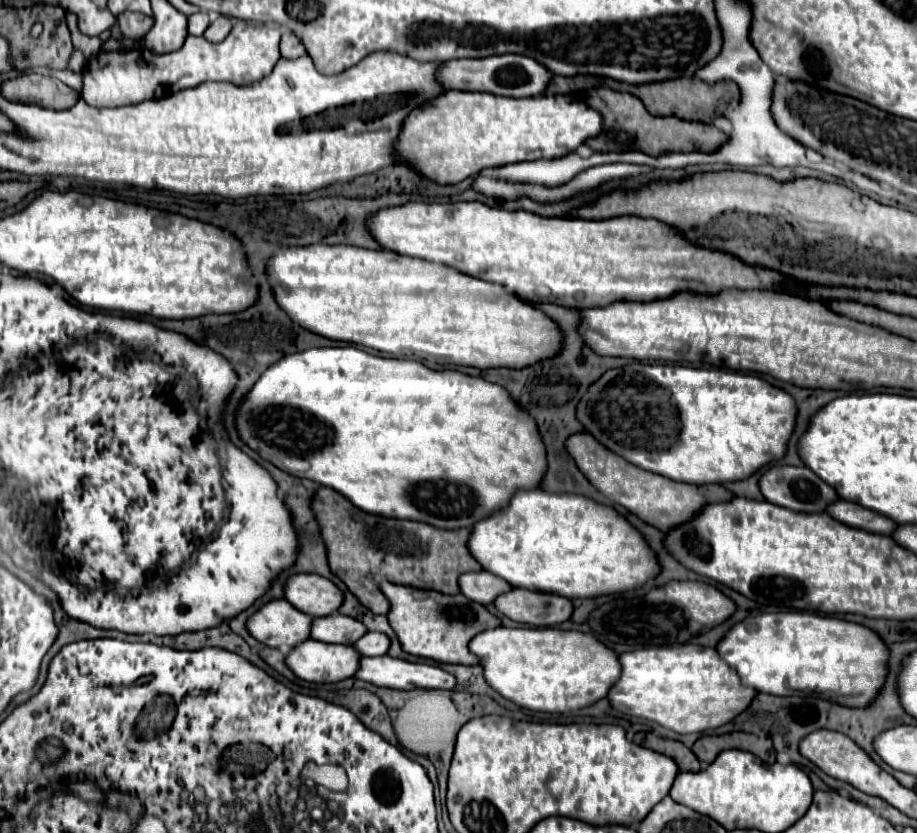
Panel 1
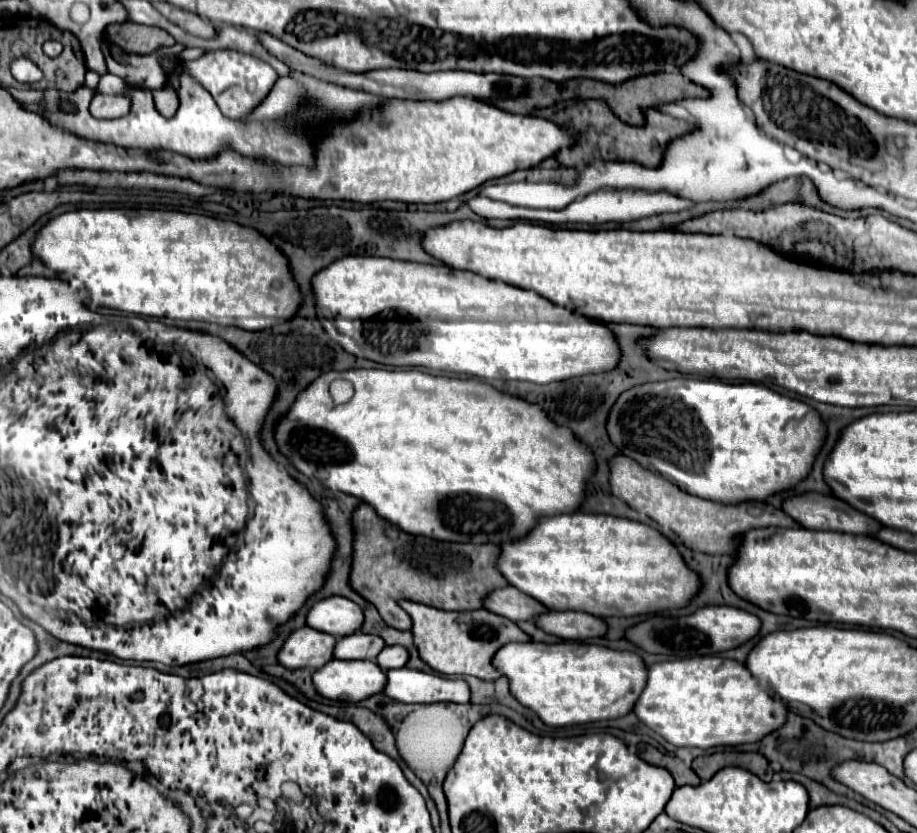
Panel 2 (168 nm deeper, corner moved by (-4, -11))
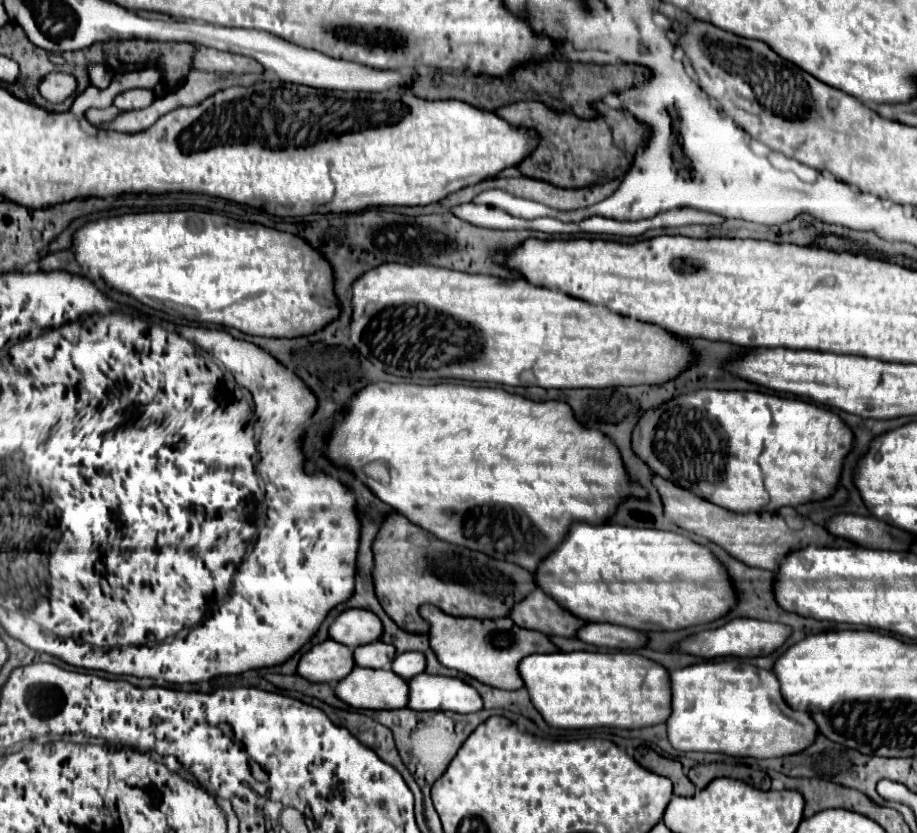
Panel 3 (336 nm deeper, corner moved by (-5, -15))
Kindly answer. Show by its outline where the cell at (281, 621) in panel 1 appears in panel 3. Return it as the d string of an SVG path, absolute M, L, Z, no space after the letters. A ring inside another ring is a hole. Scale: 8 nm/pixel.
M324 640L314 644L308 652L300 656L296 674L310 682L334 684L336 680L344 678L352 668L354 668L352 648L336 640Z

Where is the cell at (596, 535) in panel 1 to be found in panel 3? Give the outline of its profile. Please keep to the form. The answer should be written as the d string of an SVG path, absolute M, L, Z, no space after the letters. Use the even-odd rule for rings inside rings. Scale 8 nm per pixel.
M574 522L558 548L540 560L534 570L534 582L564 610L568 608L570 614L584 622L610 622L642 632L680 630L696 624L708 624L722 618L736 604L732 582L724 566L708 548L674 532L620 524Z

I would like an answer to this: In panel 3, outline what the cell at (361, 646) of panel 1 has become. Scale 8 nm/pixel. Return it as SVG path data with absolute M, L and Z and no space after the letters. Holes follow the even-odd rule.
M404 652L398 654L396 660L392 662L392 672L396 672L398 676L402 676L404 680L424 672L426 668L426 660L424 656L420 656L420 652Z

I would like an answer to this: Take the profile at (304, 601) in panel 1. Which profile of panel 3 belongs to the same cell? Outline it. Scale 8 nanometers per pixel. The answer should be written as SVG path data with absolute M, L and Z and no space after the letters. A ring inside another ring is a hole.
M348 608L334 618L328 628L328 636L348 648L356 648L356 644L378 640L382 632L382 624L378 616L370 610Z

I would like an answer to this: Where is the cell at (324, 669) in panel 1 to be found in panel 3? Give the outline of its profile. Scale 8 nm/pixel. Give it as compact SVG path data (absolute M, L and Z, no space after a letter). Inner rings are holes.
M356 666L334 684L334 694L352 708L404 708L408 702L408 684L392 670Z

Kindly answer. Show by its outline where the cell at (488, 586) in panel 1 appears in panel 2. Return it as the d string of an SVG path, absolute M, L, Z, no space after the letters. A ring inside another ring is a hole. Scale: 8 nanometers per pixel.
M507 586L507 588L499 588L499 590L491 592L485 598L485 604L487 604L485 608L489 612L505 616L513 622L533 620L535 616L541 616L543 612L549 612L541 602L537 602L535 598L523 594L515 586Z

